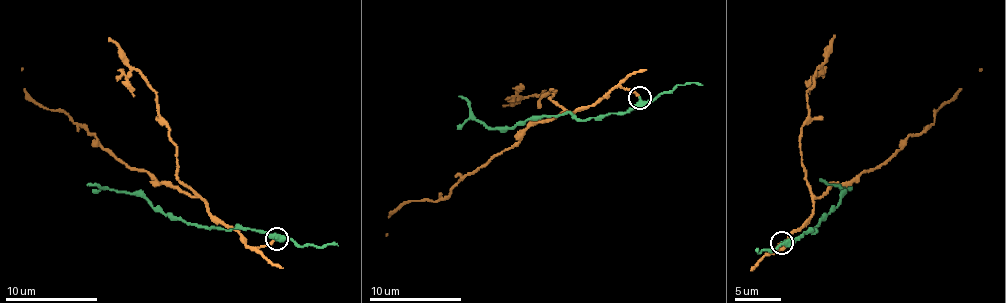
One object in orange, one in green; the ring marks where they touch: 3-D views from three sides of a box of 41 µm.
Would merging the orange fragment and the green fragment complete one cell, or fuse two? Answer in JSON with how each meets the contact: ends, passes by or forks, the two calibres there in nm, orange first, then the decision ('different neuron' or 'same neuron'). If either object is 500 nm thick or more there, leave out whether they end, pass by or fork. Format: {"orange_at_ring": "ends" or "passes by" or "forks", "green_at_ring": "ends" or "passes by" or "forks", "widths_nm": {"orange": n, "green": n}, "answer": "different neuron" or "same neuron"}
{"orange_at_ring": "ends", "green_at_ring": "passes by", "widths_nm": {"orange": 160, "green": 360}, "answer": "different neuron"}

